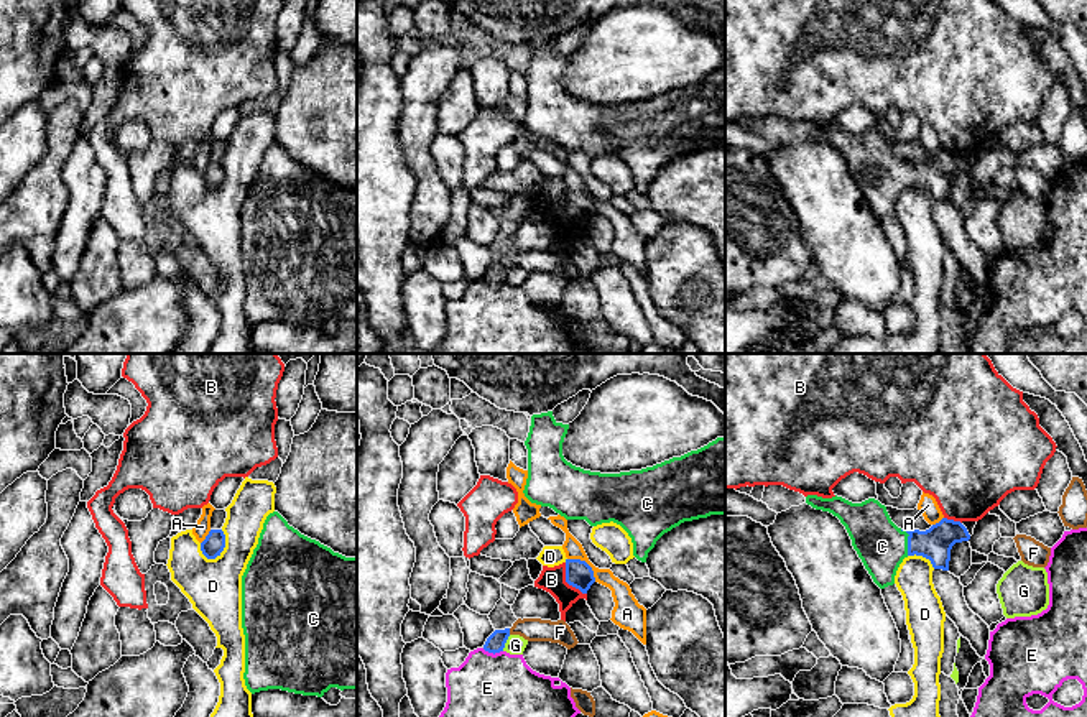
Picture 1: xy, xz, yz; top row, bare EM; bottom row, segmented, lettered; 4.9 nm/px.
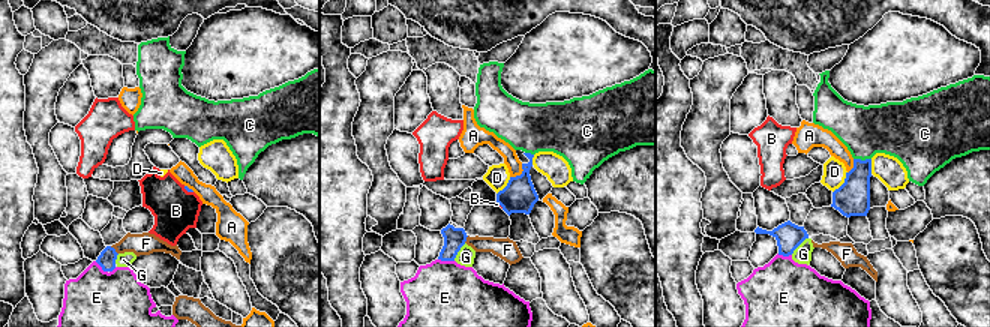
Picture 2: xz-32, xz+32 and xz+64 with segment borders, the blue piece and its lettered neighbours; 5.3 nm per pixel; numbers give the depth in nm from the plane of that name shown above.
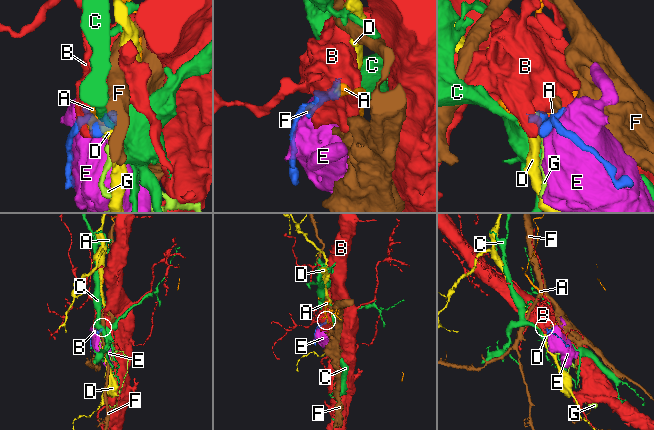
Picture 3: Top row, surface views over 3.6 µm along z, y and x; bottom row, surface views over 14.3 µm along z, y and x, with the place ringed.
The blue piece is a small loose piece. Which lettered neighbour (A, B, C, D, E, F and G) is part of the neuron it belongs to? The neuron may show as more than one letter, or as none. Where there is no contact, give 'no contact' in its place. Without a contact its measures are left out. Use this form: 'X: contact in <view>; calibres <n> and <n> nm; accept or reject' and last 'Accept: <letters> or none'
A: contact in xz; calibres 140 and 100 nm; reject
B: contact in xz; calibres 140 and 130 nm; reject
C: contact in yz; calibres 160 and 240 nm; accept
D: contact in xy; calibres 110 and 280 nm; reject
E: contact in xz; calibres 90 and 480 nm; reject
F: contact in xz; calibres 90 and 110 nm; reject
G: contact in xz; calibres 90 and 100 nm; reject
Accept: C

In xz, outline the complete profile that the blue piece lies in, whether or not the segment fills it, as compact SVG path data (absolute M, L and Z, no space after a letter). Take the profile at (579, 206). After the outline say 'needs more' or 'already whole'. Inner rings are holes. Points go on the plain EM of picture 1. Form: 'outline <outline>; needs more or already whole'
outline M566 191L566 214L587 225L595 214L592 199L581 191Z; already whole

